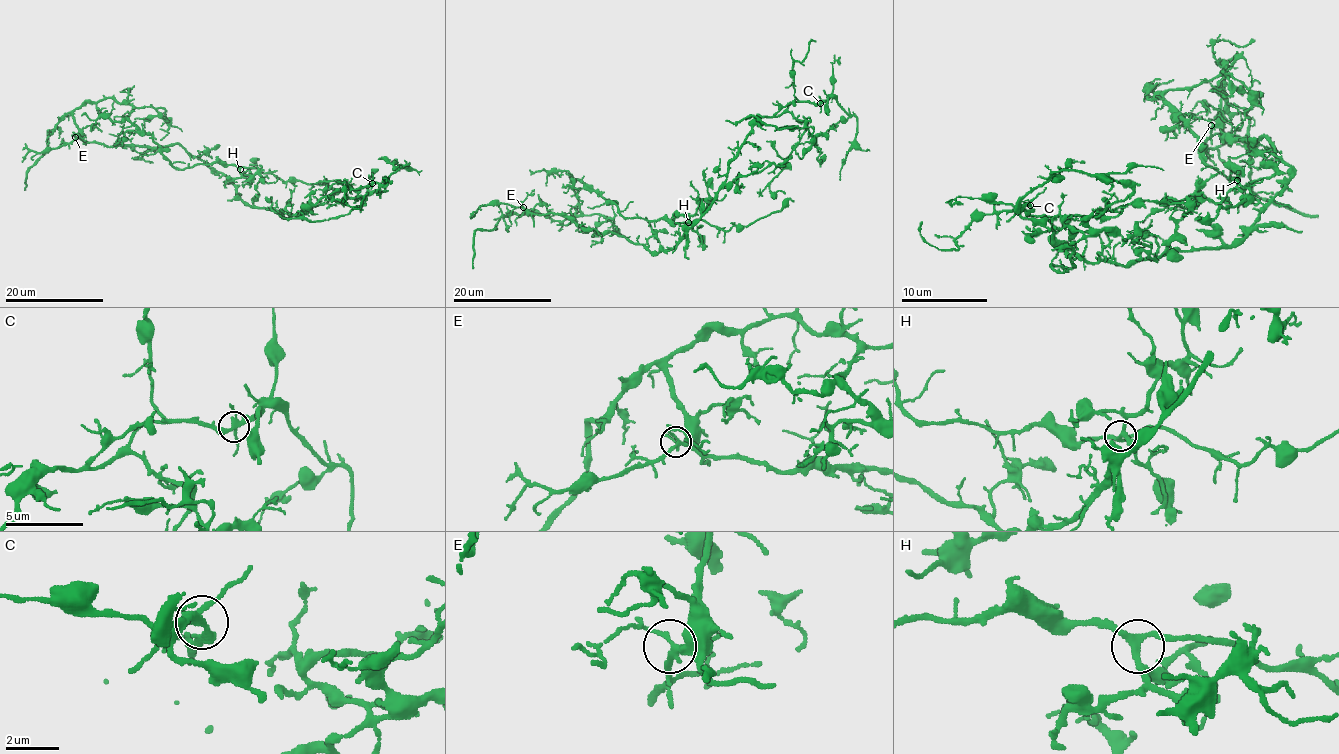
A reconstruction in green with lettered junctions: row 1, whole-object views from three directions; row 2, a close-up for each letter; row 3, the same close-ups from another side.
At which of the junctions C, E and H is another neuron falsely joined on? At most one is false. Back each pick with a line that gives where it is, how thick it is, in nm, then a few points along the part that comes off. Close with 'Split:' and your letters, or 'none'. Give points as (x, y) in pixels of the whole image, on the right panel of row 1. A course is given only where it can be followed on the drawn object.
Split: none

